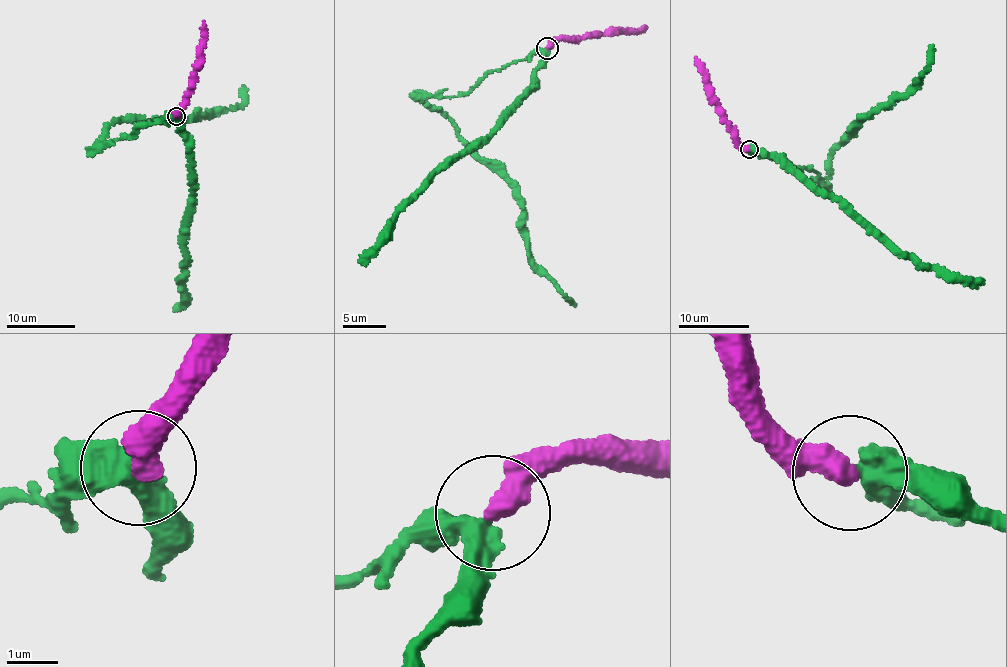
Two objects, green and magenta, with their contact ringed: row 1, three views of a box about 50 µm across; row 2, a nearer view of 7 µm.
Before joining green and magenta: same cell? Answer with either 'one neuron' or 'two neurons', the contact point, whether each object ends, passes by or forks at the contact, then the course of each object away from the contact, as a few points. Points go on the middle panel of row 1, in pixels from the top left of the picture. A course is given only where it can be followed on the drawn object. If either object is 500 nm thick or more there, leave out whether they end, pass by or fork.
two neurons | (547, 48) | green passes by | magenta ends | green via (547, 47), (492, 70), (468, 92), (422, 98), (513, 189), (524, 208), (531, 264), (576, 305) | magenta via (547, 47), (562, 39), (575, 41), (587, 34), (595, 36), (616, 29), (631, 34), (646, 26)

